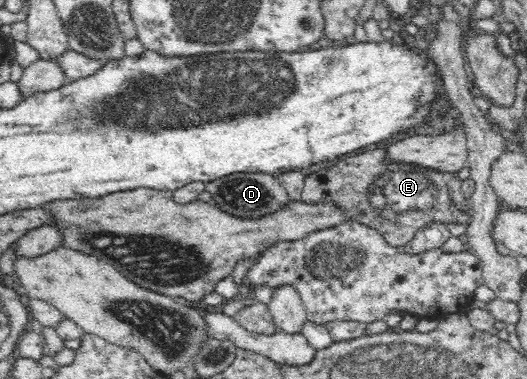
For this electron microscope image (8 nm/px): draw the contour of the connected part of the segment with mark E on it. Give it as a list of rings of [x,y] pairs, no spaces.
[[[373,150],[359,156],[351,156],[304,176],[301,199],[305,202],[330,200],[346,212],[349,221],[357,221],[373,228],[383,235],[391,246],[404,246],[413,240],[415,233],[431,222],[459,222],[467,225],[470,221],[461,213],[449,197],[448,177],[437,171],[421,167],[389,166],[383,161],[385,150]]]

